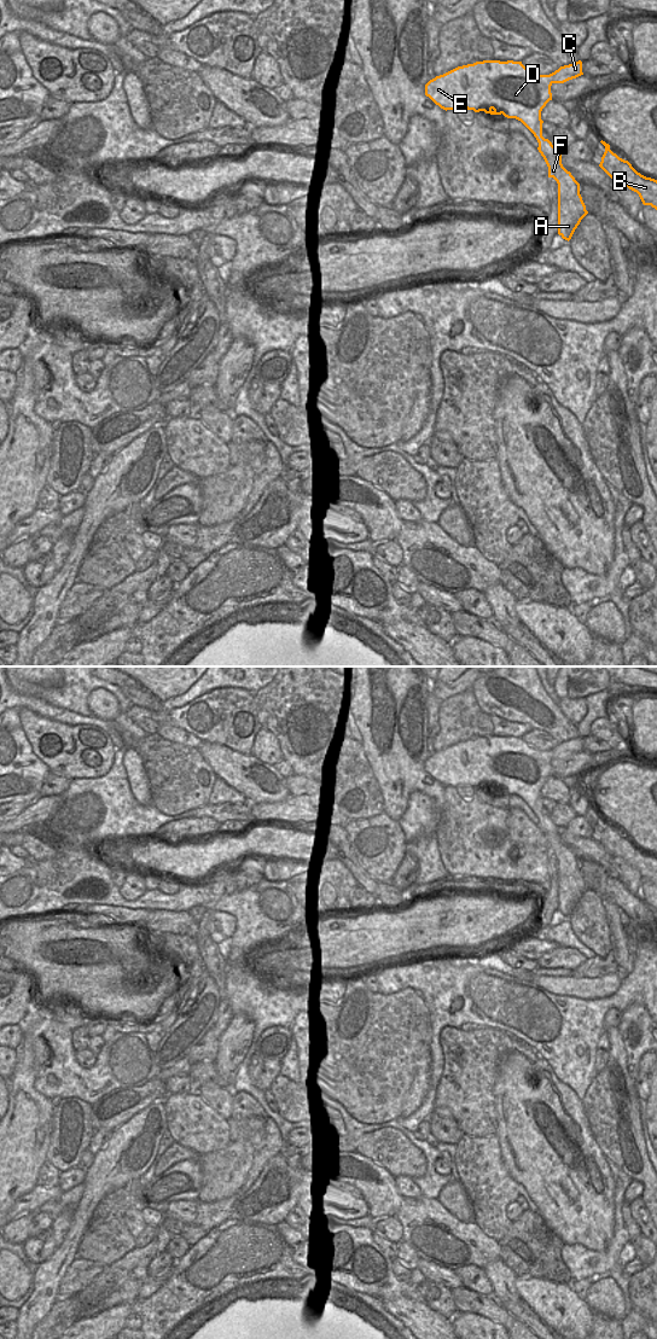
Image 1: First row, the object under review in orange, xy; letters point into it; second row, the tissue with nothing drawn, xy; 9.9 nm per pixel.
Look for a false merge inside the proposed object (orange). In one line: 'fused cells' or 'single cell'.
single cell

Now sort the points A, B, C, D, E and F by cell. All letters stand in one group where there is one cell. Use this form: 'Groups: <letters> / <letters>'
Groups: A B C D E F

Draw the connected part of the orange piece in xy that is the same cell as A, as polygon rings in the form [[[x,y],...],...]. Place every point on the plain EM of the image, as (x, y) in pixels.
[[[483,737],[458,743],[425,761],[425,772],[446,787],[467,785],[502,790],[521,797],[534,810],[548,843],[548,854],[558,860],[558,910],[568,918],[588,887],[580,871],[580,860],[562,840],[562,828],[542,813],[541,787],[552,776],[553,759],[564,759],[581,751],[581,737],[550,751],[540,751],[522,738]]]

